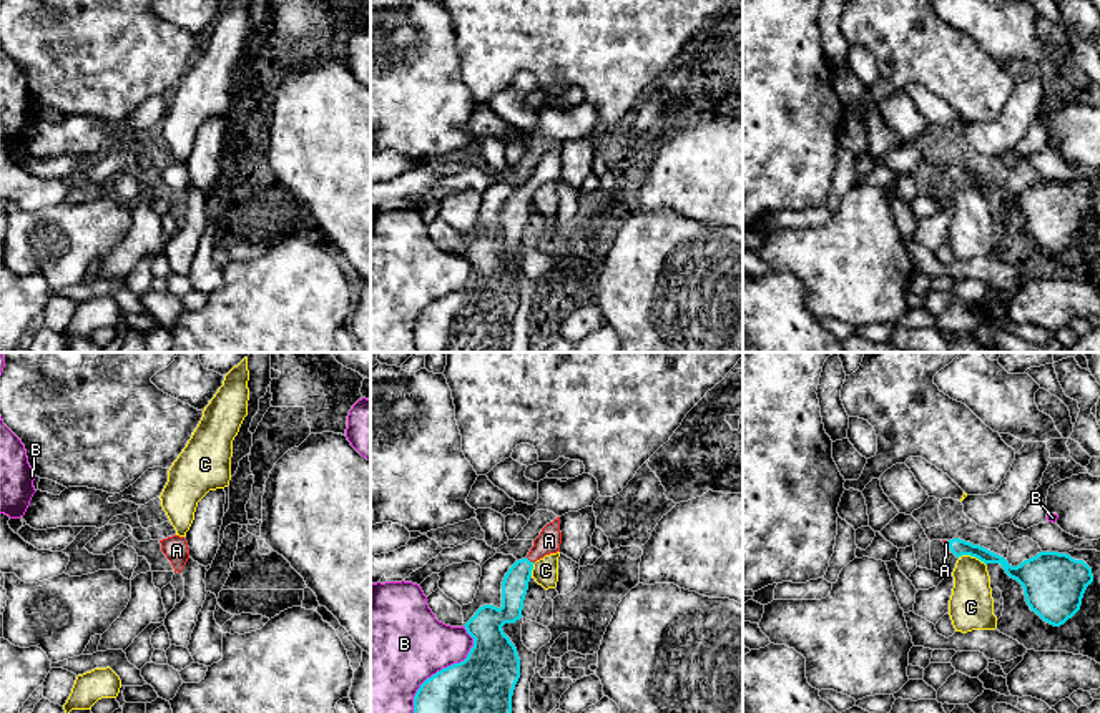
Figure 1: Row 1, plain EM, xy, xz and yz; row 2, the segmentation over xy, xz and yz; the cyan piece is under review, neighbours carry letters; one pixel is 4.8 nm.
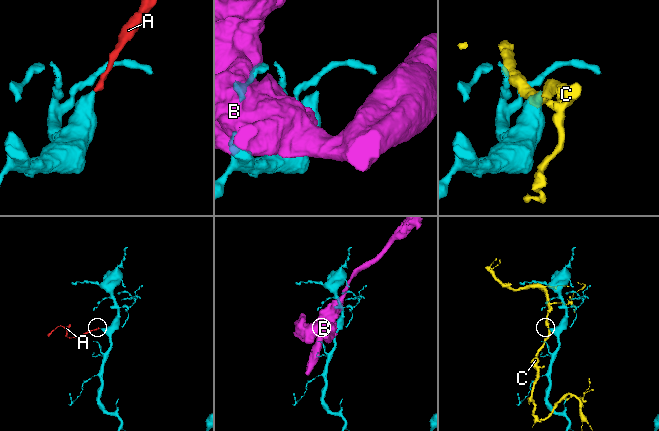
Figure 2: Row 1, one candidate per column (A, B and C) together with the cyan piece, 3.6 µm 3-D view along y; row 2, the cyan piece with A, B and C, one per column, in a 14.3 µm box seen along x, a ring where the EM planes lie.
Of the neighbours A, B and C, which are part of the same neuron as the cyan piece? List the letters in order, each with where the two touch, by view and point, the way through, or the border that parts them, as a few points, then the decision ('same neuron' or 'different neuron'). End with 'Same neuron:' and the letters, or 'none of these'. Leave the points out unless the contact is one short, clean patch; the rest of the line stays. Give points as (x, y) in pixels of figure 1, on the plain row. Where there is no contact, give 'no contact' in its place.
A: meets cyan in xz at (529, 188); runs through xz (515, 210), (529, 188), (549, 168); same neuron
B: meets cyan in xz at (441, 298); different neuron
C: meets cyan in yz at (972, 183); different neuron
Same neuron: A

